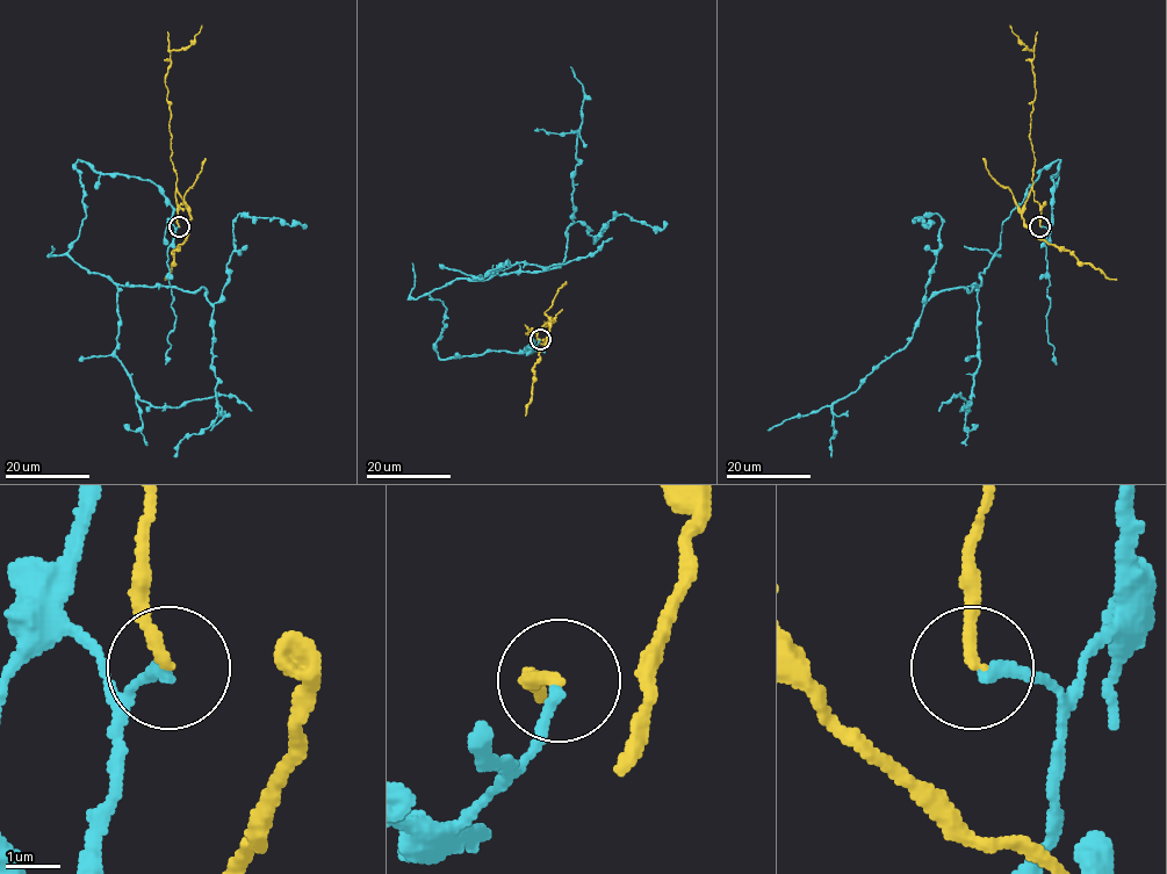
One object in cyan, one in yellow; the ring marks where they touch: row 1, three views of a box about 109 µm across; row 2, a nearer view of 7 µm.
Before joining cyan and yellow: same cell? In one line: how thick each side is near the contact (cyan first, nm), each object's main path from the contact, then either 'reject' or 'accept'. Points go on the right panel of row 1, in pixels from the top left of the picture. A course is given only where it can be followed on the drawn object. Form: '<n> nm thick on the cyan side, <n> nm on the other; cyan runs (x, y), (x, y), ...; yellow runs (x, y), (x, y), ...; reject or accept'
220 nm thick on the cyan side, 220 nm on the other; cyan runs (1041, 226), (1052, 222), (1058, 160), (1002, 225), (981, 286), (941, 290), (912, 339), (854, 392), (768, 431); yellow runs (1041, 226), (1041, 209), (1034, 199), (1035, 160), (1029, 137), (1036, 93), (1034, 57), (1032, 51), (1009, 24); reject

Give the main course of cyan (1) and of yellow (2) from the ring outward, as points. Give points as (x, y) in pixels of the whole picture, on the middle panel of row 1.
1: (540, 339), (533, 351), (438, 358), (446, 307), (429, 295), (564, 260), (584, 91), (570, 66)
2: (540, 339), (538, 331), (531, 334), (531, 329), (525, 334), (547, 326), (562, 309)

